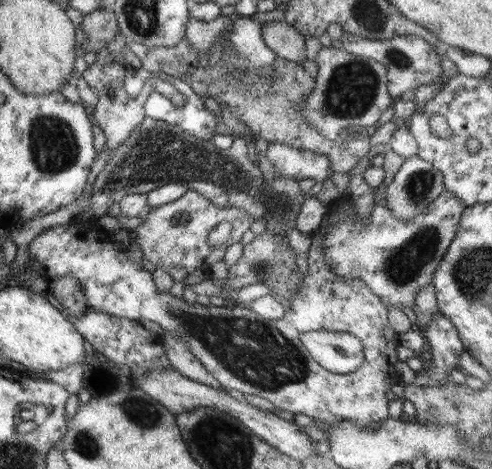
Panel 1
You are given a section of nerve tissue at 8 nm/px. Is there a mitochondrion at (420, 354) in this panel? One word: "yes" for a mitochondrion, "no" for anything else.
no

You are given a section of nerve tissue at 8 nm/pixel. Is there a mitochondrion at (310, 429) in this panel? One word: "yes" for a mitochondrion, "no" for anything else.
no

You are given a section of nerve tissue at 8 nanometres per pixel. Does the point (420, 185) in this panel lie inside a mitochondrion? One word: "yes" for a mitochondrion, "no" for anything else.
yes

